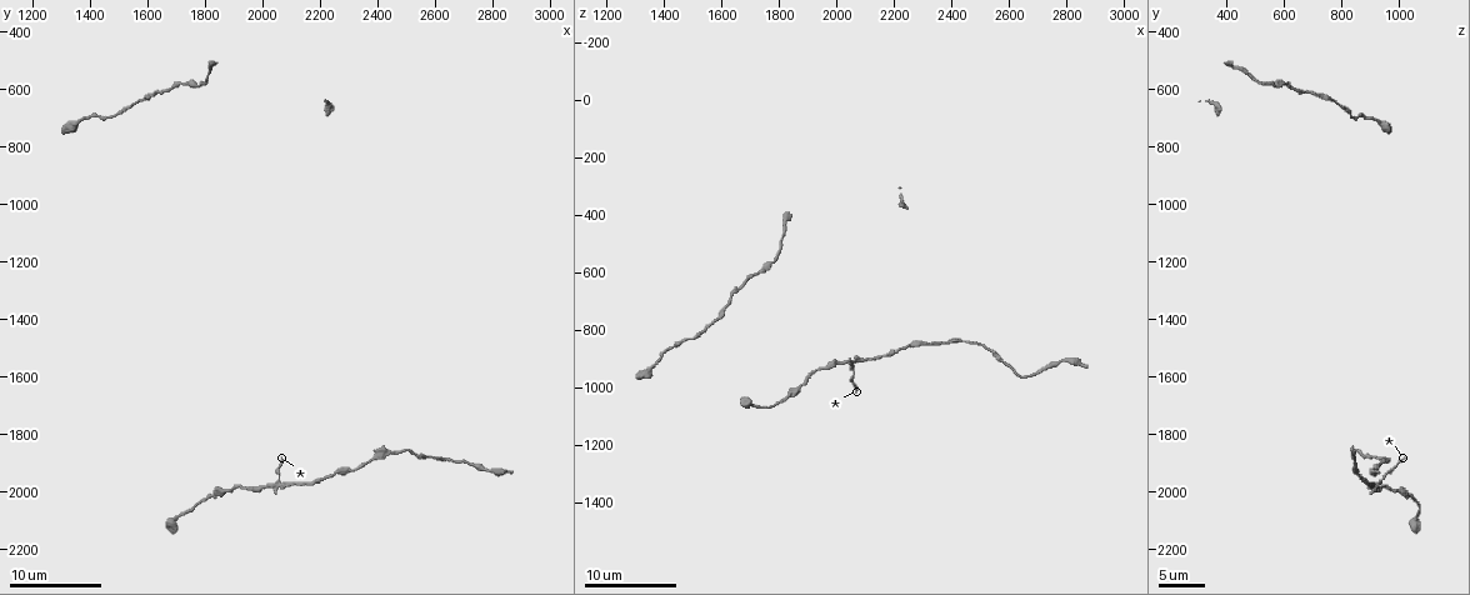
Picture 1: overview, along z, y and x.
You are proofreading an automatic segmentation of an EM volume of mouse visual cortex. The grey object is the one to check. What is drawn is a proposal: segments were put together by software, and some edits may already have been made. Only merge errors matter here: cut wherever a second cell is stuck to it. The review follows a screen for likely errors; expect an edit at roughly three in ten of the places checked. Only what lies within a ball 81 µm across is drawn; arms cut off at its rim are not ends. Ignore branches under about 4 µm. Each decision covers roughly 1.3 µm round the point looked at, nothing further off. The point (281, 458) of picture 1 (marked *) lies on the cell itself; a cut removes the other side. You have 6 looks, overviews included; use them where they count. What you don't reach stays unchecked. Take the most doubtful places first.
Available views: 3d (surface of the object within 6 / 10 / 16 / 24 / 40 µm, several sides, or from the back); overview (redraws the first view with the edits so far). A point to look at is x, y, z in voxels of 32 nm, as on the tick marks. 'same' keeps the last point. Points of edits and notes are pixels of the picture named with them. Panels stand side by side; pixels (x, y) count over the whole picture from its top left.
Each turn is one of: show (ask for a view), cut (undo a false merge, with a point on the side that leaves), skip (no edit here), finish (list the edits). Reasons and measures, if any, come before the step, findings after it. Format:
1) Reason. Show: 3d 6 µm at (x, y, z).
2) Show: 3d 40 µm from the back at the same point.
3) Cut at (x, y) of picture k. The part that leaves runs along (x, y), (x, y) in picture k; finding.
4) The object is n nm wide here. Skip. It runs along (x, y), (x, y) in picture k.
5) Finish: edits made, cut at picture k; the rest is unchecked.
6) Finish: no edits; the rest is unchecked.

Three-way junction. Show: 3d 6 µm at (2060, 1980, 900).

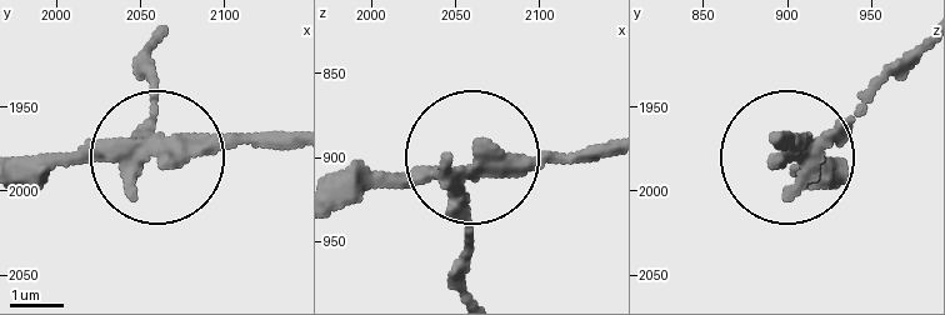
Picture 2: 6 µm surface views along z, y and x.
Show: 3d 6 µm from the back at (2064, 1980, 900).

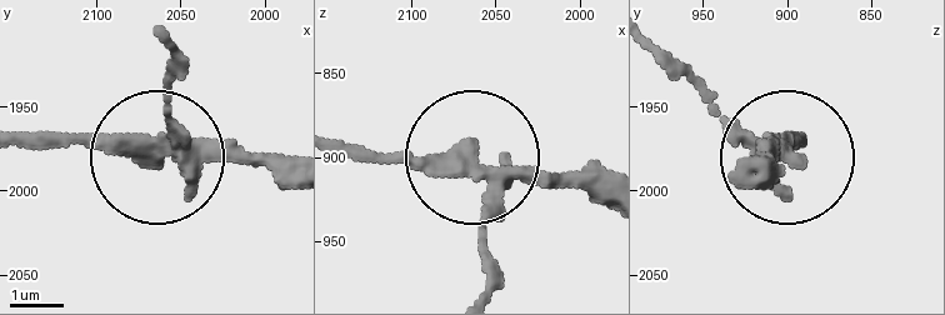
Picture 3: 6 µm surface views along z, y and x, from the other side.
The object is 310 nm wide here. Skip. It runs along (479, 291), (493, 265), (483, 166), (609, 184) in picture 3; all the same cell.

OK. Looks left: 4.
Show: 3d 10 µm at (1480, 690, 830).

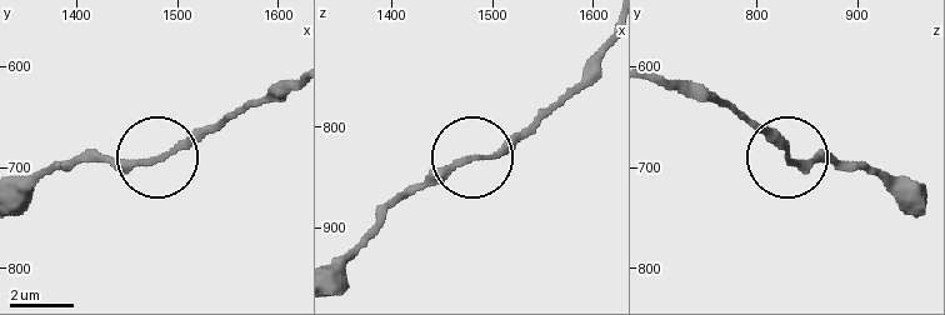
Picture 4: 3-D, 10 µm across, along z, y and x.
Skip. One cell here.

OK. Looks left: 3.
Show: 3d 10 µm at (2410, 1840, 830).

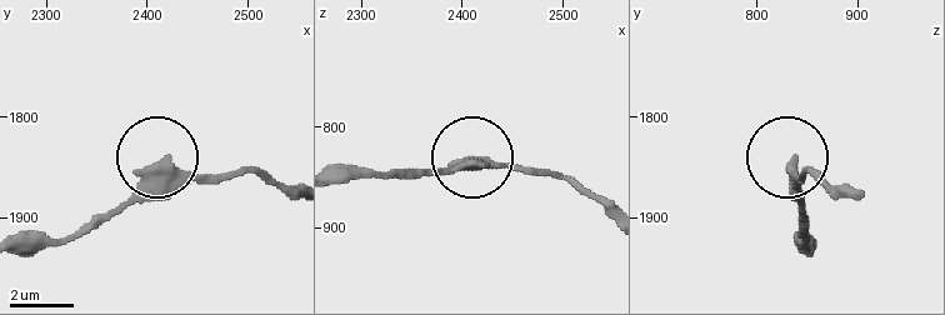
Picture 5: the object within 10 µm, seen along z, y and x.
The object is 520 nm wide here. Skip. It runs along (21, 245), (86, 233), (159, 160), (191, 173), (245, 173) in picture 5; one cell here.

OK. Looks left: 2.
Finish: no edits; the rest is unchecked.

